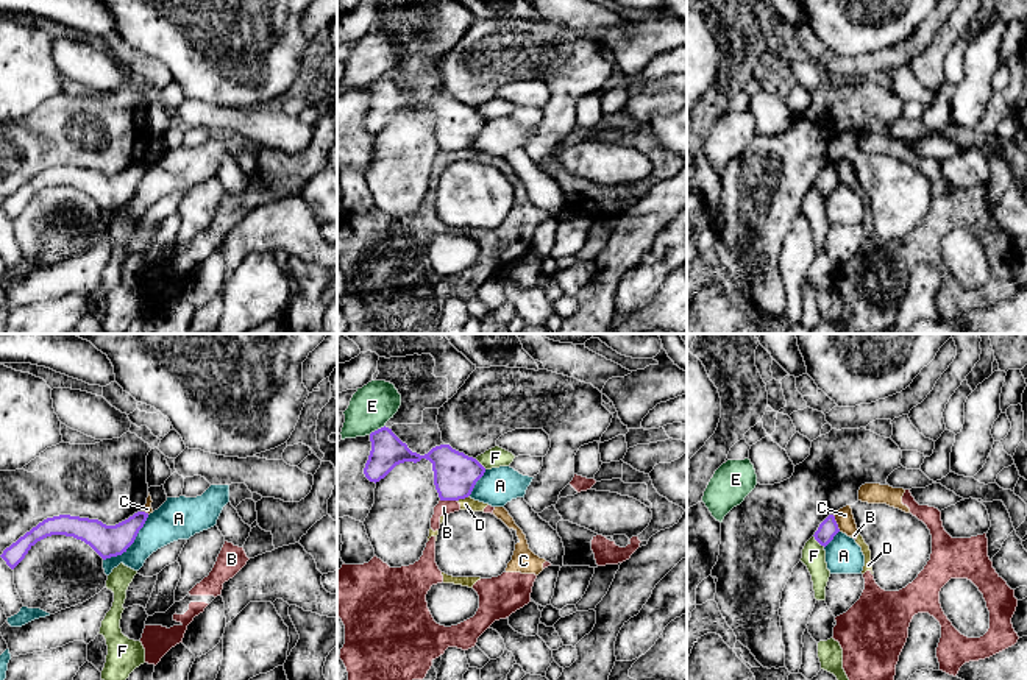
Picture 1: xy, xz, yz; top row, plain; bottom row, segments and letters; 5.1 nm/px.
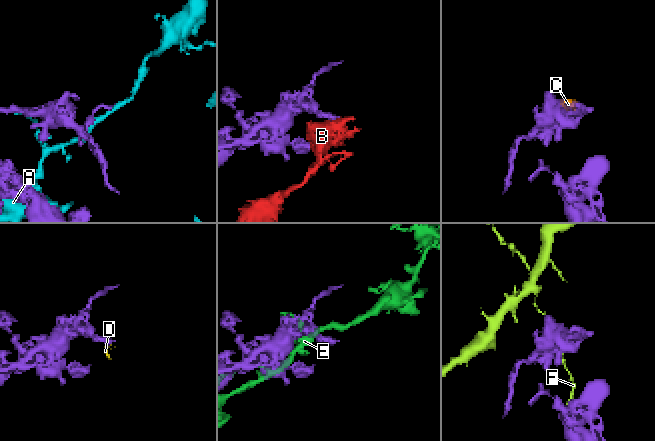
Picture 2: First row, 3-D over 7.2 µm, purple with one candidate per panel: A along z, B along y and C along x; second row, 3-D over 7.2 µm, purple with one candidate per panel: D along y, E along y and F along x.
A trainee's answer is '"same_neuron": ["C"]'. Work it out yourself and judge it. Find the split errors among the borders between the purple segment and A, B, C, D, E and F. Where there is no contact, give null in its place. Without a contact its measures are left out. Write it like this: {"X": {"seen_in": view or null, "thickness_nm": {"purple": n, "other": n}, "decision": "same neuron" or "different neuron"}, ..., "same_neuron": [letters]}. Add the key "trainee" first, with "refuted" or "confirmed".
{"trainee": "refuted", "A": {"seen_in": "xy", "thickness_nm": {"purple": 160, "other": 200}, "decision": "different neuron"}, "B": {"seen_in": "xz", "thickness_nm": {"purple": 220, "other": 80}, "decision": "different neuron"}, "C": {"seen_in": "yz", "thickness_nm": {"purple": 100, "other": 90}, "decision": "different neuron"}, "D": {"seen_in": "xz", "thickness_nm": {"purple": 220, "other": 60}, "decision": "different neuron"}, "E": {"seen_in": "xz", "thickness_nm": {"purple": 170, "other": 220}, "decision": "different neuron"}, "F": {"seen_in": "yz", "thickness_nm": {"purple": 100, "other": 130}, "decision": "different neuron"}, "same_neuron": []}

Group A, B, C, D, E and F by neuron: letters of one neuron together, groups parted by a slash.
A / B C D / E / F

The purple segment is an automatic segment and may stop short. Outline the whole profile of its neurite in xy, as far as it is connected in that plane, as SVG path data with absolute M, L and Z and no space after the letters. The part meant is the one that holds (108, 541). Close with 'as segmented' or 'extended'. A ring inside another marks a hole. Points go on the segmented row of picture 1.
M137 512L115 526L106 526L98 519L70 515L47 518L6 547L0 557L14 569L37 541L52 535L66 535L84 541L106 560L126 552L147 518L148 513Z; as segmented

